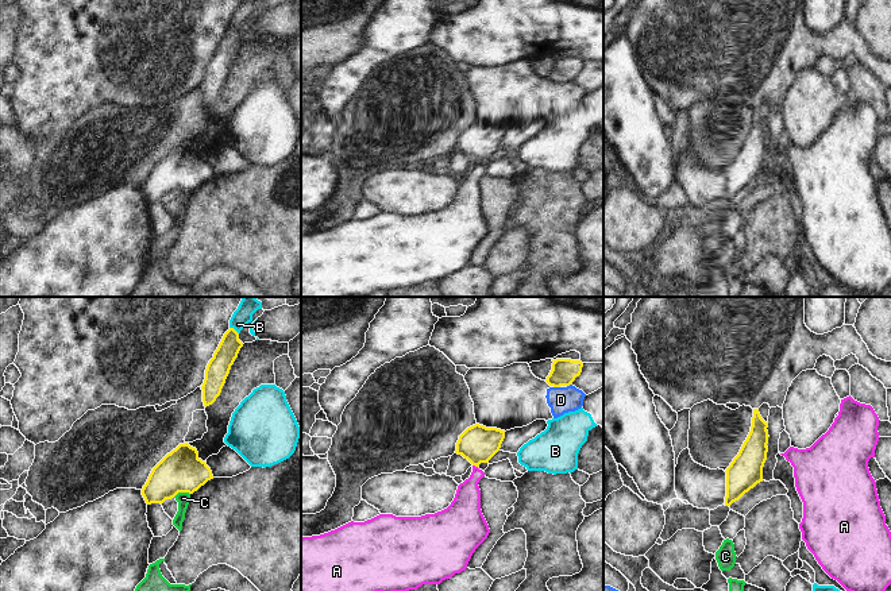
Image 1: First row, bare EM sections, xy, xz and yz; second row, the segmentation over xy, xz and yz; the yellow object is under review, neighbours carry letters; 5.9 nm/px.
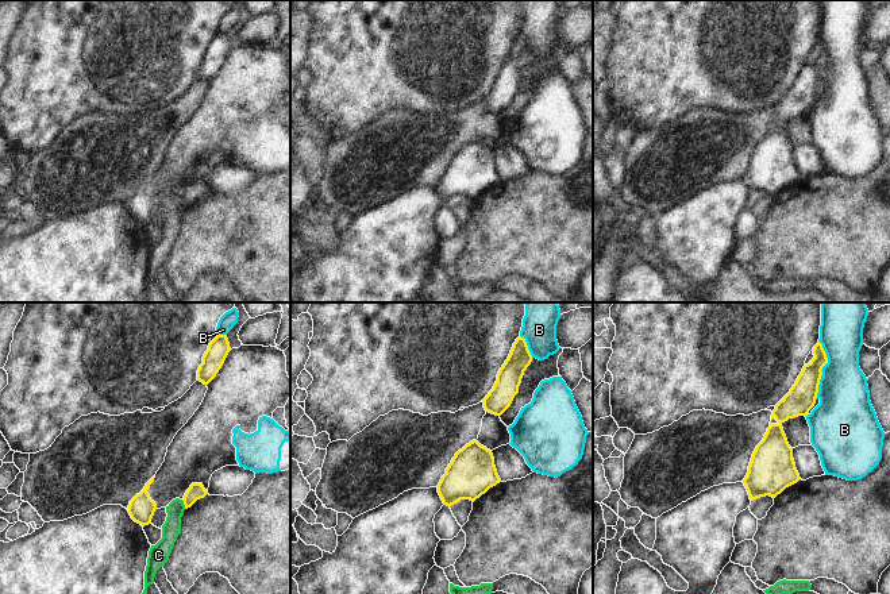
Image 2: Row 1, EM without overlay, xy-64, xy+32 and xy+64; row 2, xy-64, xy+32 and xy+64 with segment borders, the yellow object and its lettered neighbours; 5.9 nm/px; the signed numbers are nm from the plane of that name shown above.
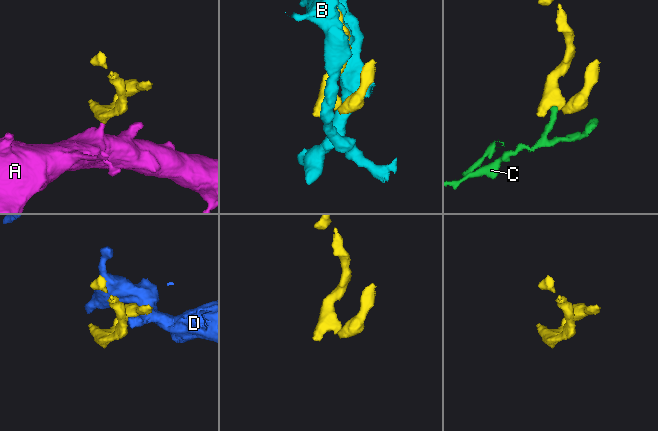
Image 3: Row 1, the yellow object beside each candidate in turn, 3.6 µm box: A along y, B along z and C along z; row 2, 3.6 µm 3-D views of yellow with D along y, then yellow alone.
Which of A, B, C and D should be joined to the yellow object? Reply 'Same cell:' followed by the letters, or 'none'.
Same cell: A

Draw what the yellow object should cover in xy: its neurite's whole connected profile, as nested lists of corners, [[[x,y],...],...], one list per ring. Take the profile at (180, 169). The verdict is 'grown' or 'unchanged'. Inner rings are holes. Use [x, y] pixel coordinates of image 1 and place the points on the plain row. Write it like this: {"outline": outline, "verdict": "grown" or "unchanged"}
{"outline": [[[185,140],[153,166],[142,193],[147,202],[162,202],[178,190],[193,192],[211,177],[213,177],[211,166],[198,155],[197,147]]], "verdict": "unchanged"}

